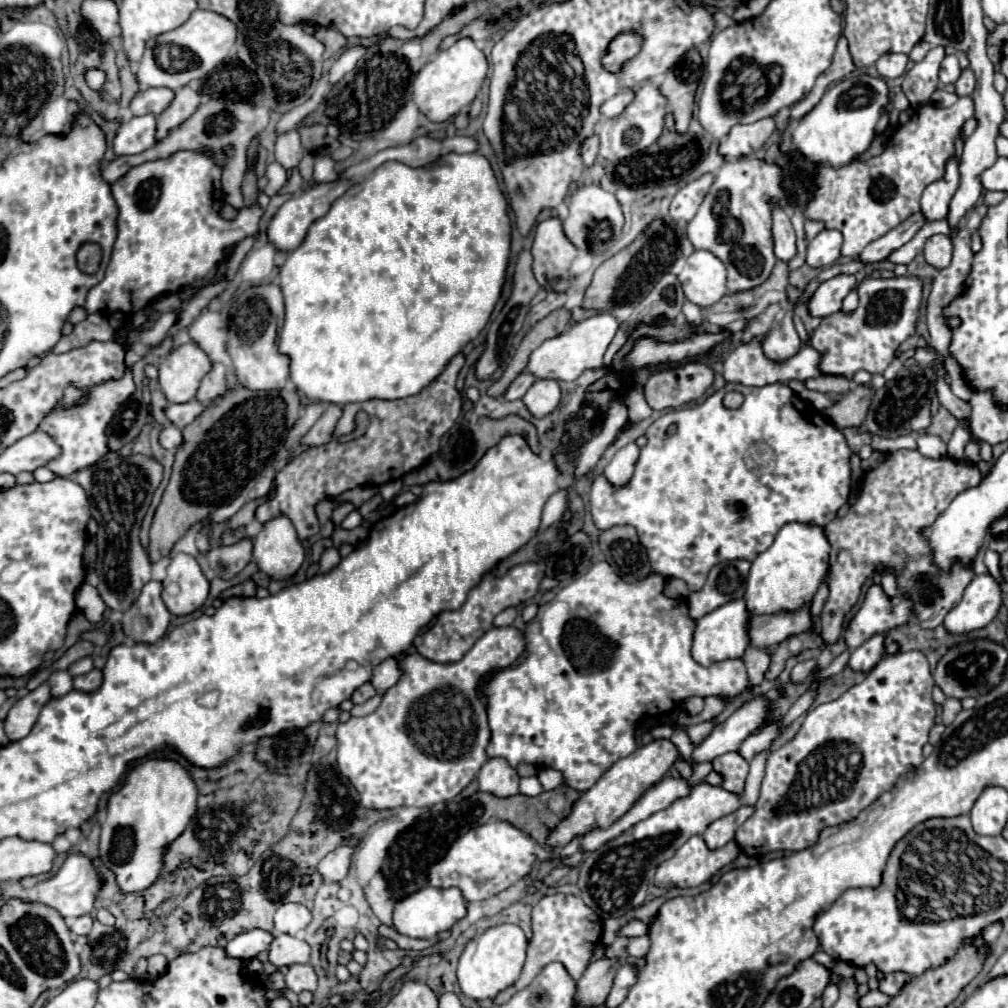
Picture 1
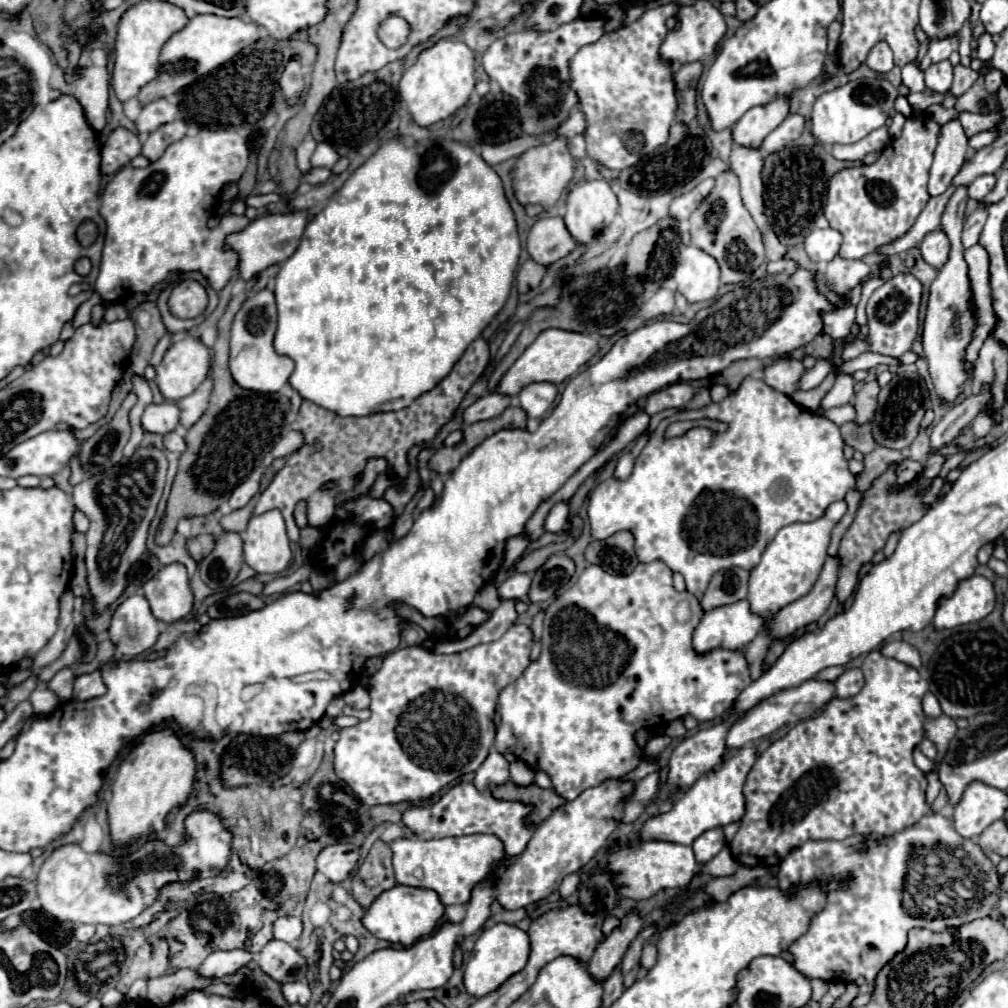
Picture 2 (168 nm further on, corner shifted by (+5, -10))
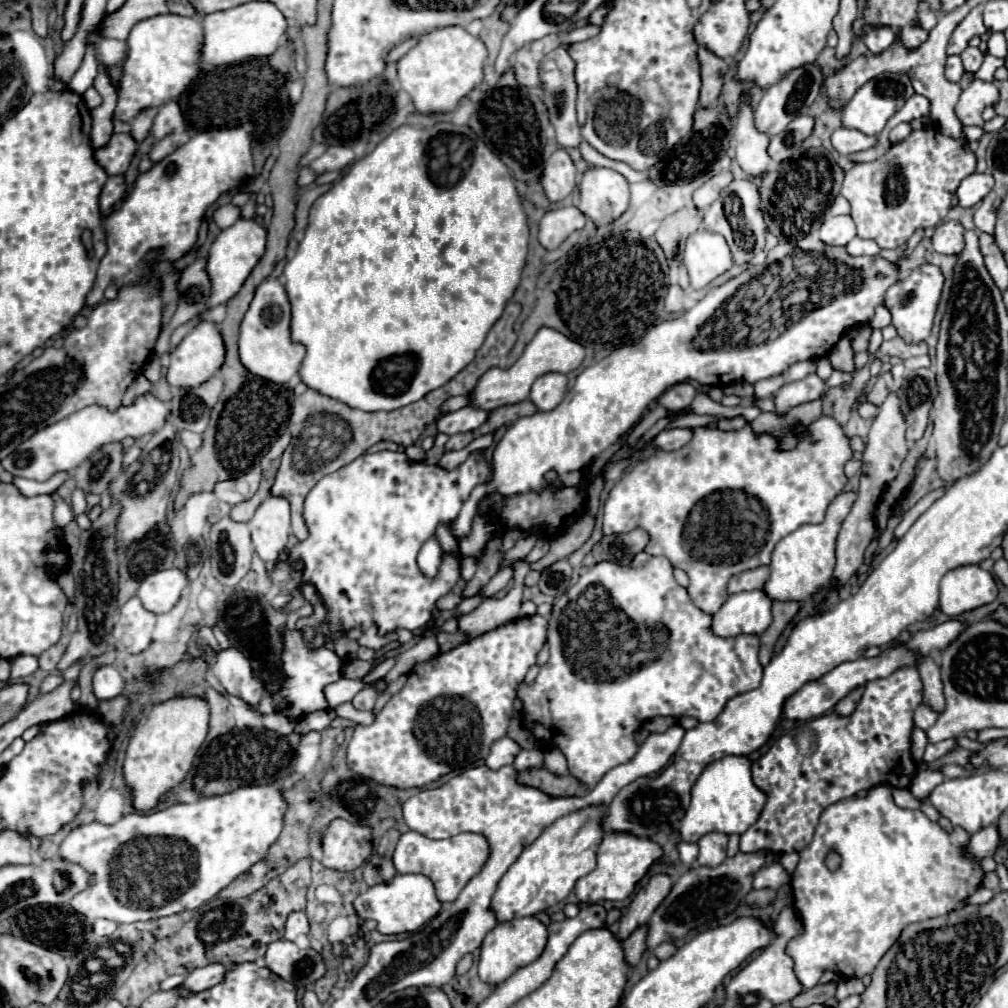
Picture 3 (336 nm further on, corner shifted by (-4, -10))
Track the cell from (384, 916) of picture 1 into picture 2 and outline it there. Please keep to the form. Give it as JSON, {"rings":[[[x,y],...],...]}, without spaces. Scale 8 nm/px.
{"rings":[[[376,842],[364,864],[352,878],[352,896],[364,910],[386,890],[396,886],[392,868],[392,850],[384,842]]]}

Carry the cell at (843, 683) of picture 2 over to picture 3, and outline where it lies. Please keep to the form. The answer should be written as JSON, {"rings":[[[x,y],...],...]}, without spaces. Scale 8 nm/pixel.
{"rings":[[[855,688],[853,692],[849,692],[849,694],[833,708],[833,712],[839,714],[839,716],[849,716],[849,714],[855,710],[857,700],[861,700],[861,692],[863,692],[863,688]]]}

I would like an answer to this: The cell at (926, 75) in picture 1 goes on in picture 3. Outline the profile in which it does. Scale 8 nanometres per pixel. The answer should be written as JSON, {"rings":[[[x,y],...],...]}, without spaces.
{"rings":[[[979,4],[955,28],[951,42],[947,46],[947,54],[961,54],[973,36],[983,36],[983,34],[987,34],[987,28],[983,24],[983,4]]]}

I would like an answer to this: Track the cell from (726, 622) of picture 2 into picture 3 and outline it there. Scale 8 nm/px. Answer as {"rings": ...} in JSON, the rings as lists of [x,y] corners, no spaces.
{"rings":[[[749,590],[749,592],[739,592],[731,594],[727,602],[719,608],[717,614],[713,614],[713,632],[717,636],[729,638],[737,634],[755,634],[761,636],[765,628],[771,624],[771,598],[763,590]]]}

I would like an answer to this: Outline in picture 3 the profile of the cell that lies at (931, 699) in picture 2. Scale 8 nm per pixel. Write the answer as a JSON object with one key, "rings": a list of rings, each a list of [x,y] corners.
{"rings":[[[919,706],[915,712],[913,712],[913,724],[921,730],[927,730],[935,724],[937,720],[937,714],[931,710],[931,708],[925,708],[925,706]]]}

